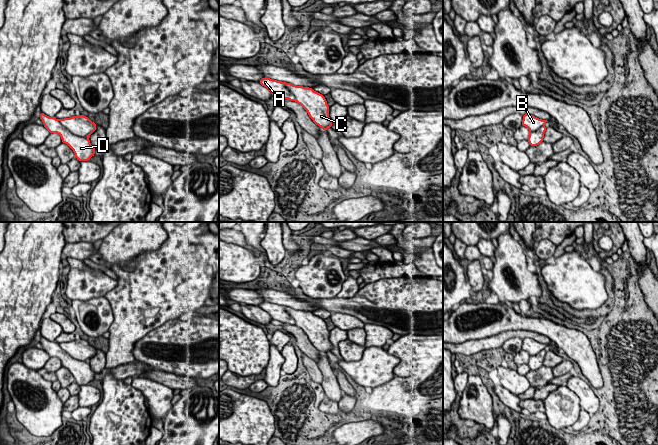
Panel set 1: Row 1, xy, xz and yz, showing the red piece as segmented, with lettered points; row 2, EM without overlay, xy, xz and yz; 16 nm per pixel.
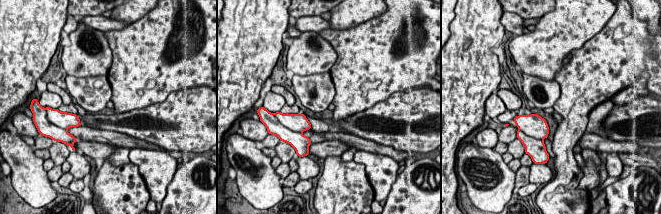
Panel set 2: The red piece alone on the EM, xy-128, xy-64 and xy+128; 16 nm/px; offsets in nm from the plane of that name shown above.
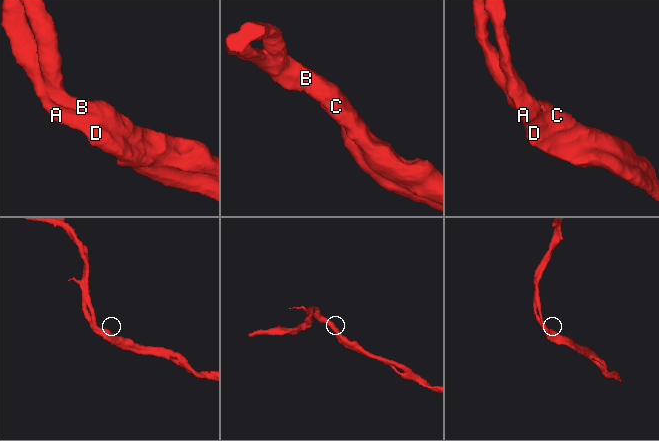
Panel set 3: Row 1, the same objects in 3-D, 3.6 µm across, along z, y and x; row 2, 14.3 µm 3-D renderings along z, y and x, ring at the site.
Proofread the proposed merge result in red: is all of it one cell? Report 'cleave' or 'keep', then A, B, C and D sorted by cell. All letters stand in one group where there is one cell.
keep; A B C D

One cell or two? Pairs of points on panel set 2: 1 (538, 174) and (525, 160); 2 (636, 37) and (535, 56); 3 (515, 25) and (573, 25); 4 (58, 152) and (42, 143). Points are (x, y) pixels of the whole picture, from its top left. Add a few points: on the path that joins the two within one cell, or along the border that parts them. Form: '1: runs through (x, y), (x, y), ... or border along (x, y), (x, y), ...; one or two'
1: border along (533, 163), (530, 166); two
2: border along (597, 33), (579, 48), (574, 48), (570, 52); two
3: border along (523, 34), (517, 35); two
4: runs through (54, 152), (46, 147); one

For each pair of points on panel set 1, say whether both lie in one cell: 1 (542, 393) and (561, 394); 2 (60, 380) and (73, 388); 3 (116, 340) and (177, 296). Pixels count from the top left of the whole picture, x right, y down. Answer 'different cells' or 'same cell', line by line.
1: different cells
2: same cell
3: same cell

